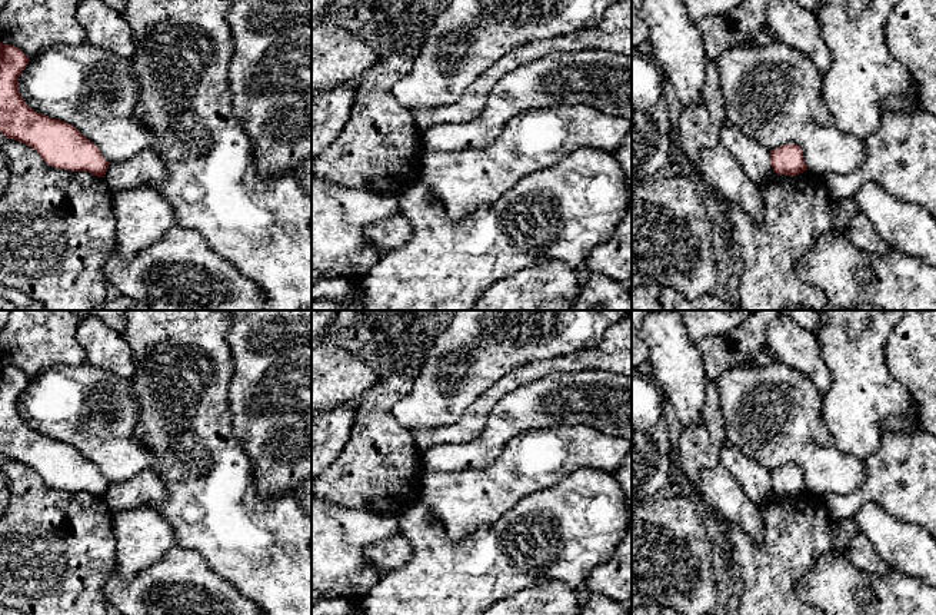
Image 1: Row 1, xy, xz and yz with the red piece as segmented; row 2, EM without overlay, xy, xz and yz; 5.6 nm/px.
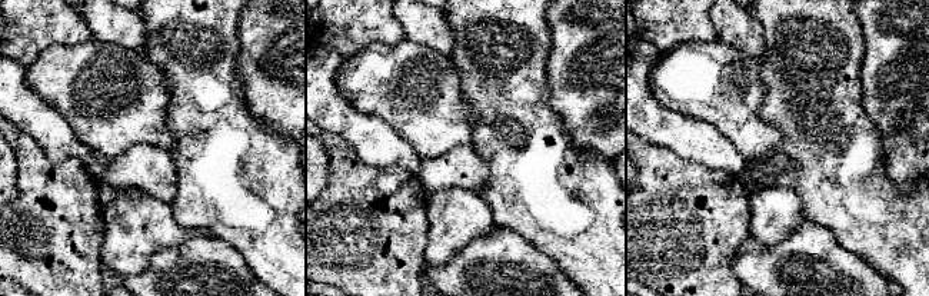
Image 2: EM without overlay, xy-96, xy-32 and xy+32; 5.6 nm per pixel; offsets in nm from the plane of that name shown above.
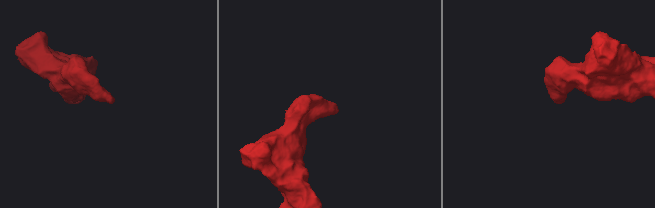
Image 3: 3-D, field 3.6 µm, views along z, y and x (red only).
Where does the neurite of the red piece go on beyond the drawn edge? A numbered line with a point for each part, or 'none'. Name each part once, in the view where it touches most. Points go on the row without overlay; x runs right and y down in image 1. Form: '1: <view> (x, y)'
none

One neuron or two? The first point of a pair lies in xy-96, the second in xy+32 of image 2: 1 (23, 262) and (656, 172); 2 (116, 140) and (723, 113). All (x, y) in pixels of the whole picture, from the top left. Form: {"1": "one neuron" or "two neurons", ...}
{"1": "one neuron", "2": "one neuron"}

